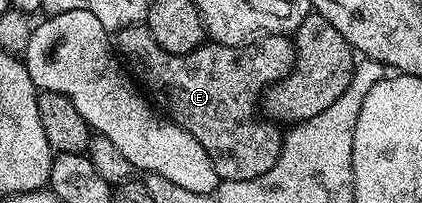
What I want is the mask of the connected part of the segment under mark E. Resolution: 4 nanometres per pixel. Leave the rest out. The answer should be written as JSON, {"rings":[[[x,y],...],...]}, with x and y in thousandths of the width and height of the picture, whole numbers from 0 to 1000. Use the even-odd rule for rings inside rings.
{"rings":[[[336,113],[303,128],[299,143],[287,143],[282,153],[282,261],[287,266],[287,286],[296,296],[303,355],[313,365],[313,374],[318,360],[318,369],[327,379],[322,394],[329,404],[332,433],[341,443],[365,502],[372,493],[374,507],[400,552],[393,557],[398,591],[412,601],[412,611],[422,616],[434,645],[443,645],[481,729],[486,729],[486,739],[491,739],[517,877],[521,877],[524,892],[583,892],[585,882],[604,882],[614,862],[642,842],[642,823],[652,823],[652,803],[666,759],[666,700],[671,690],[668,640],[656,640],[664,631],[659,631],[649,601],[623,586],[621,562],[611,552],[611,542],[609,562],[602,522],[616,522],[621,512],[623,463],[637,424],[649,419],[656,399],[668,399],[675,369],[694,345],[704,291],[704,251],[697,207],[692,197],[685,207],[685,197],[687,187],[675,172],[628,172],[607,212],[590,212],[578,232],[488,212],[479,222],[474,241],[464,241],[450,261],[398,261],[396,251],[386,251],[386,232],[377,232],[377,212],[367,212],[367,172],[358,172],[351,118]]]}

